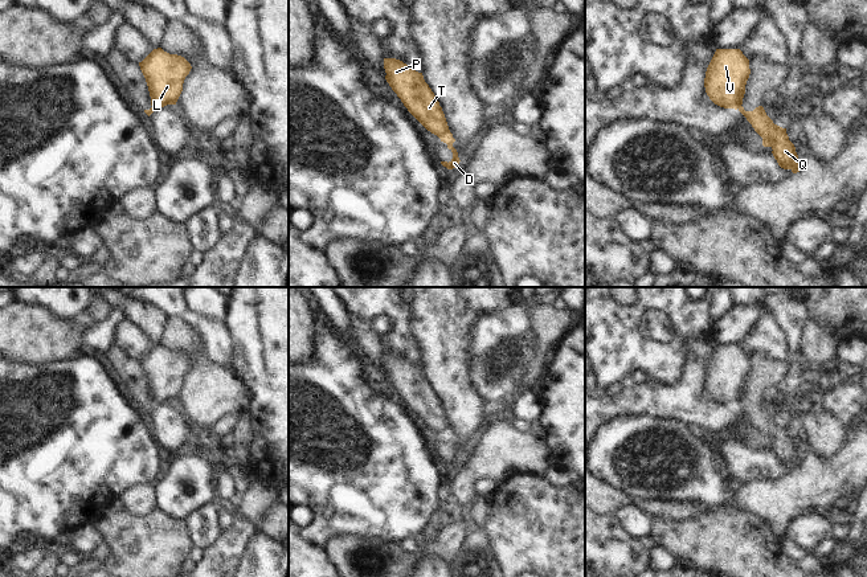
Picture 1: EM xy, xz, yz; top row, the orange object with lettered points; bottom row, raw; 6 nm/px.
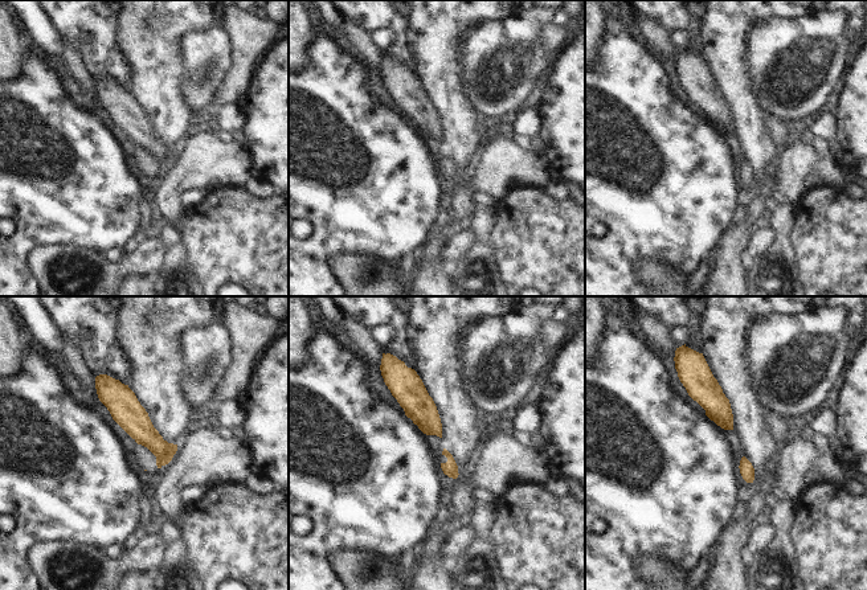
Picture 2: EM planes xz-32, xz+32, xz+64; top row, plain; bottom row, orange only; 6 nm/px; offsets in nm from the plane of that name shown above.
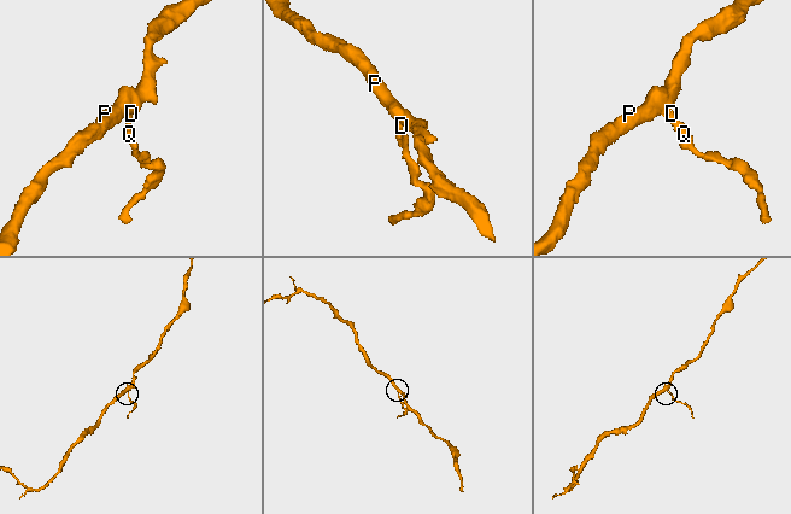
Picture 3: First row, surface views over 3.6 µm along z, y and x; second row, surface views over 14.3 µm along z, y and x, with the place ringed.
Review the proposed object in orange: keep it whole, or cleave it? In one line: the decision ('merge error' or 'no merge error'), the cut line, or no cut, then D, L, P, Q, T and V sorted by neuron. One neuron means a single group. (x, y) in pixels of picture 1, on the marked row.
merge error | xz (448, 144), (452, 146) | D Q / L P T V

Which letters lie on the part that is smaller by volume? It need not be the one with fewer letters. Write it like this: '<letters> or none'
D, Q.

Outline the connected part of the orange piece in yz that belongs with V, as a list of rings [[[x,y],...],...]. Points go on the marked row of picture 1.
[[[716,49],[706,71],[706,93],[715,105],[737,110],[749,74],[749,60],[740,49]]]

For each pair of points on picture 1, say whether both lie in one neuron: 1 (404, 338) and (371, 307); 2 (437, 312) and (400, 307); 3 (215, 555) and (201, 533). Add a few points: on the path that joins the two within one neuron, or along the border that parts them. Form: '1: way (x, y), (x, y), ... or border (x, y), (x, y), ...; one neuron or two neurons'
1: way (400, 327), (400, 322), (385, 307), (381, 307); one neuron
2: border (409, 303), (410, 334), (414, 339); two neurons
3: border (221, 532), (204, 549); two neurons

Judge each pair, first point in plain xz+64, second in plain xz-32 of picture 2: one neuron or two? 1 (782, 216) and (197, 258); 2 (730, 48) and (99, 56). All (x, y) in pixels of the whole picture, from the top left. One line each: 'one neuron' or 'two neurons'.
1: two neurons
2: two neurons

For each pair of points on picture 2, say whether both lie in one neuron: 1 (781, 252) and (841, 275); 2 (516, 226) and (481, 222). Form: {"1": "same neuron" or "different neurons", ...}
{"1": "different neurons", "2": "different neurons"}

